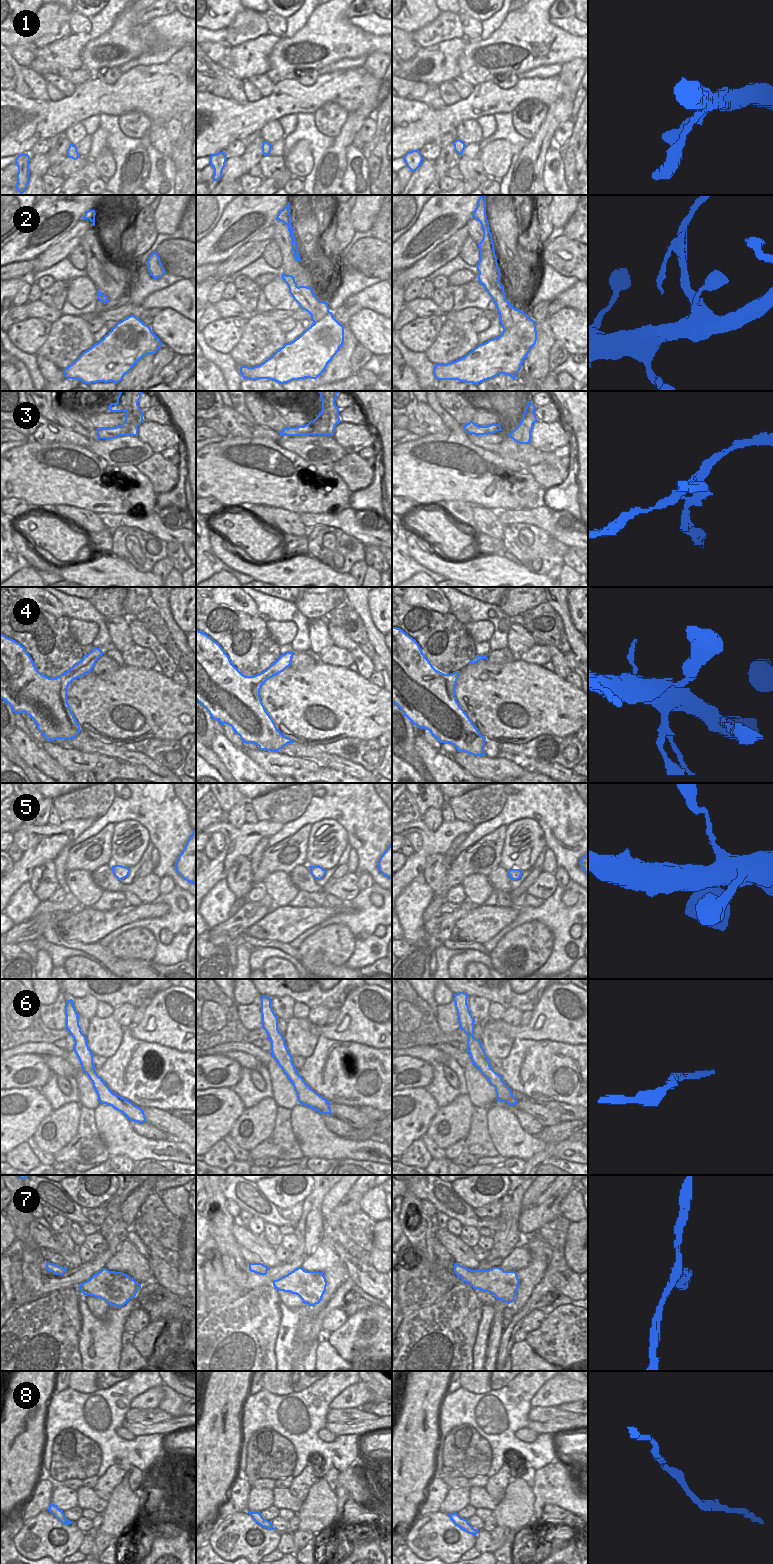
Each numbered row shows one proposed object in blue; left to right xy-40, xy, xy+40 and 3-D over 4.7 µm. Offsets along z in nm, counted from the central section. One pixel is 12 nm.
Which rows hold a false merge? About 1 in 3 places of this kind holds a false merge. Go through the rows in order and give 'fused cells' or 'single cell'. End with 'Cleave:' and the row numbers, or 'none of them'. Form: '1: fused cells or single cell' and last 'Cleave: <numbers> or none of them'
1: single cell
2: fused cells
3: fused cells
4: single cell
5: single cell
6: single cell
7: single cell
8: single cell
Cleave: 2, 3

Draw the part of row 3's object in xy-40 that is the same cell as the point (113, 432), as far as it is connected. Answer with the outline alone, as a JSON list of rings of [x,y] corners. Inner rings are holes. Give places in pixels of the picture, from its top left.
[[[116,426],[110,428],[97,428],[97,439],[114,439],[119,436],[130,436],[127,434],[128,426]]]

